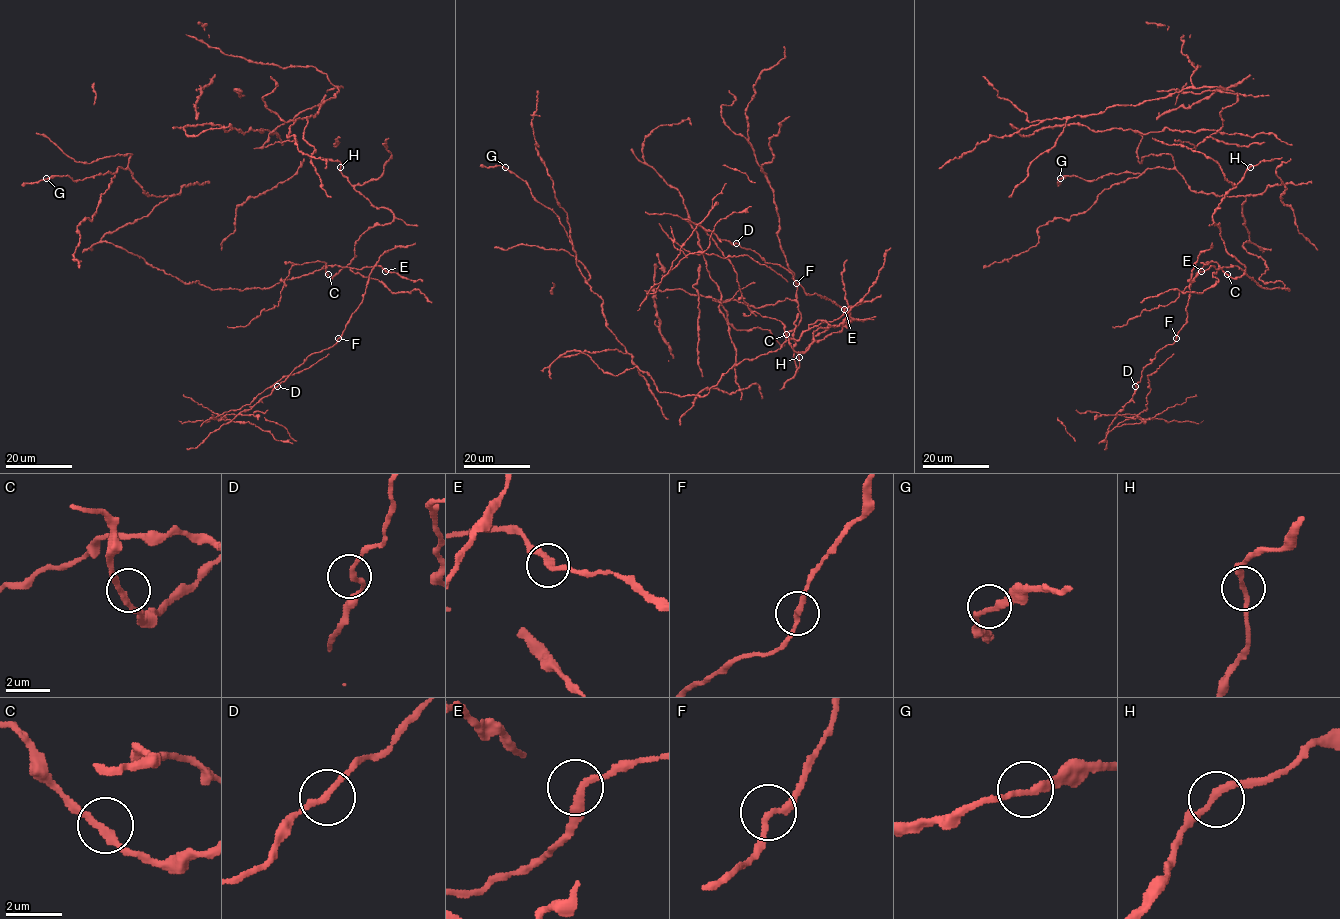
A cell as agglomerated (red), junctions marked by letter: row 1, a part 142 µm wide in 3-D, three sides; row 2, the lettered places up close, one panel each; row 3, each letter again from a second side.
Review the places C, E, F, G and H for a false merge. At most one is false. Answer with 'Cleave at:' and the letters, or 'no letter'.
Cleave at: F

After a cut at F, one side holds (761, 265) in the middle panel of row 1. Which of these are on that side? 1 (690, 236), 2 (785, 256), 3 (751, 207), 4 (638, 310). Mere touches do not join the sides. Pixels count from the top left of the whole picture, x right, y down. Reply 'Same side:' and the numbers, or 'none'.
Same side: 1, 3, 4

